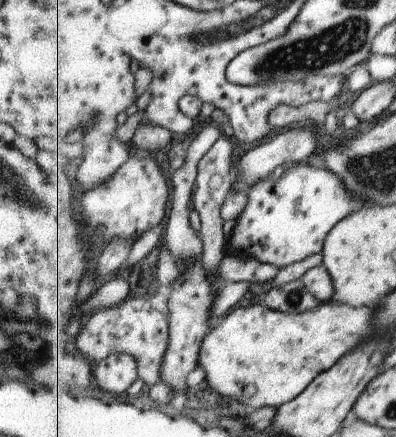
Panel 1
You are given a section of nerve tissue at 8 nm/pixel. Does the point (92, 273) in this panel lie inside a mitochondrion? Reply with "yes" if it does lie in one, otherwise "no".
no

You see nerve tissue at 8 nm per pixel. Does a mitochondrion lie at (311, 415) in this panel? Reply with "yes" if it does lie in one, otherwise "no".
no

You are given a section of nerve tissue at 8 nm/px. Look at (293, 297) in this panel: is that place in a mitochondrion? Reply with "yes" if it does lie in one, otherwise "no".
yes

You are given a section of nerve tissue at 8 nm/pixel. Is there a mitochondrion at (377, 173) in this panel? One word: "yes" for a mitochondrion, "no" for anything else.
yes

